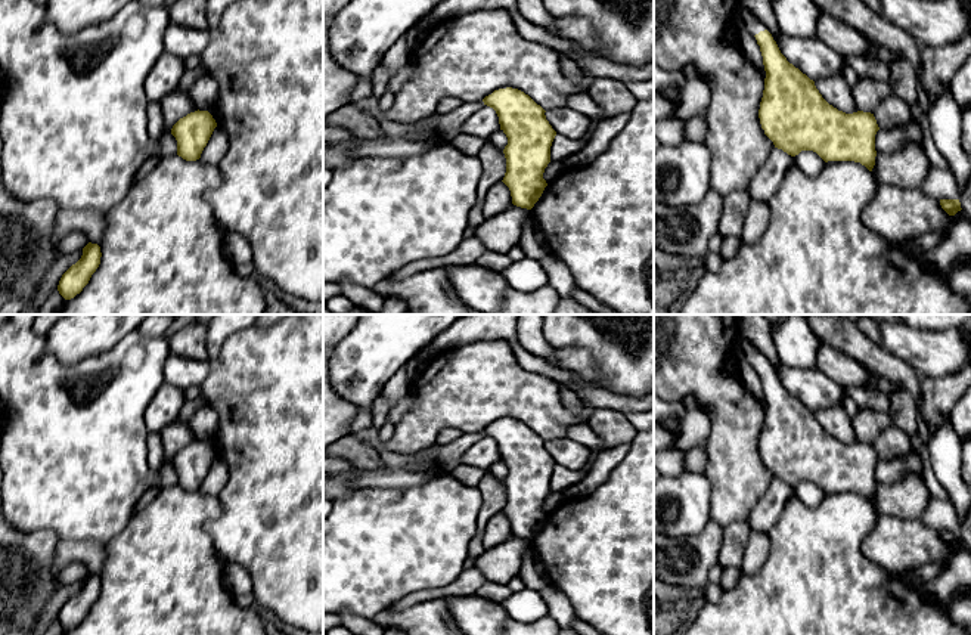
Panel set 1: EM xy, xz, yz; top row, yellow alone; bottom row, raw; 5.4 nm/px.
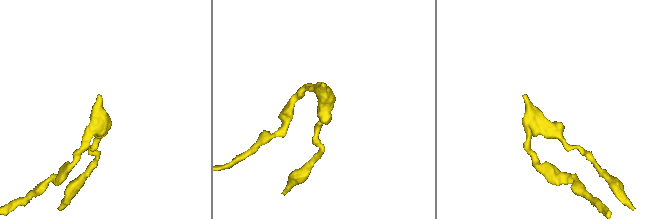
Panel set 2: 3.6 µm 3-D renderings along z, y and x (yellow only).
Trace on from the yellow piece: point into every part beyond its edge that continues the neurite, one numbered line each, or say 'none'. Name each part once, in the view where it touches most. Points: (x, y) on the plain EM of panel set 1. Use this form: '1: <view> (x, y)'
1: yz (748, 352)

